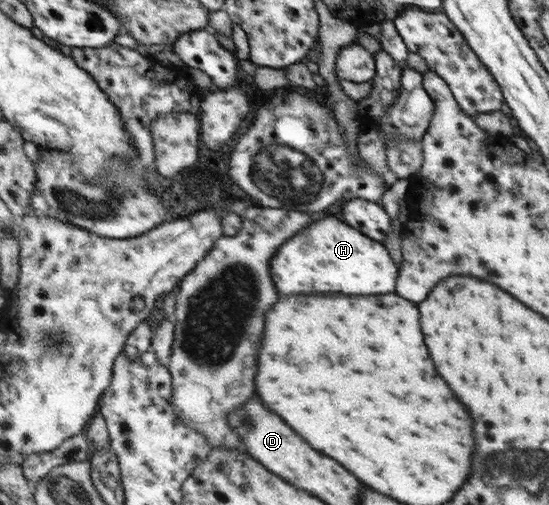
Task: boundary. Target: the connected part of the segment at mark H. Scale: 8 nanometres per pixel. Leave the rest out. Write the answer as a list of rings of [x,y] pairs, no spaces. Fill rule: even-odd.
[[[331,216],[312,223],[307,233],[299,233],[297,237],[293,237],[273,261],[273,275],[281,293],[381,295],[396,291],[395,279],[399,277],[399,269],[391,261],[382,242],[365,237],[363,233]]]

